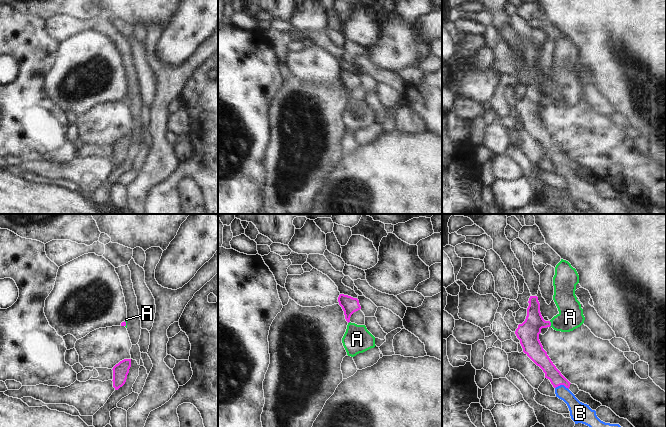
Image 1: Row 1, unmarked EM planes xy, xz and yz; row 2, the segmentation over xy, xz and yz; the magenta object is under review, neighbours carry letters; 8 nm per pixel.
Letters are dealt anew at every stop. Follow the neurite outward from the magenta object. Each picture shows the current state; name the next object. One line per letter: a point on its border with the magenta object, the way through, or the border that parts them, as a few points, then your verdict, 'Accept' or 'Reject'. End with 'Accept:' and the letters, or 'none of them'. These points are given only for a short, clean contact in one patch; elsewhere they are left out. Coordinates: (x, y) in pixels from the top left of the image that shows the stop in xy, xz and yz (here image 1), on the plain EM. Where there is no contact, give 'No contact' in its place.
A: Touches magenta at yz (550, 100). Boundary: yz (549, 97), (550, 102). Reject
B: Touches magenta at yz (562, 160). Path across: yz (542, 136), (562, 160), (562, 167), (578, 186). Accept
Accept: B.

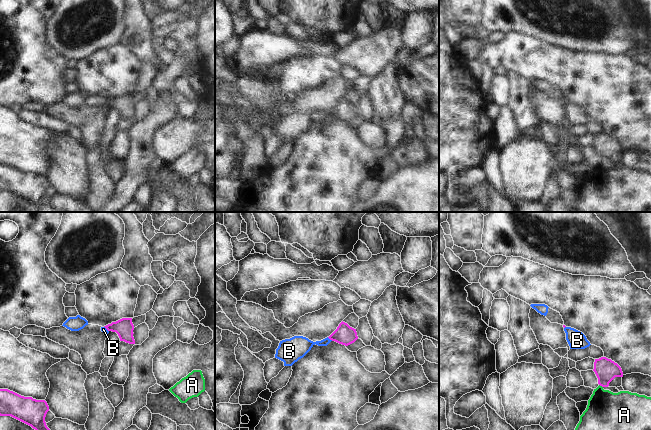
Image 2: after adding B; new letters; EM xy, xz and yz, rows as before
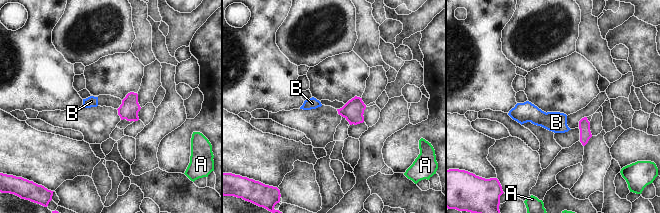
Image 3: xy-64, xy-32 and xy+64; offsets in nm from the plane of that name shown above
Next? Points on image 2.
A: Touches magenta at yz (601, 161). Reject
B: Touches magenta at xz (330, 115). Boundary: xz (327, 113), (332, 116). Reject
Accept: none of them.

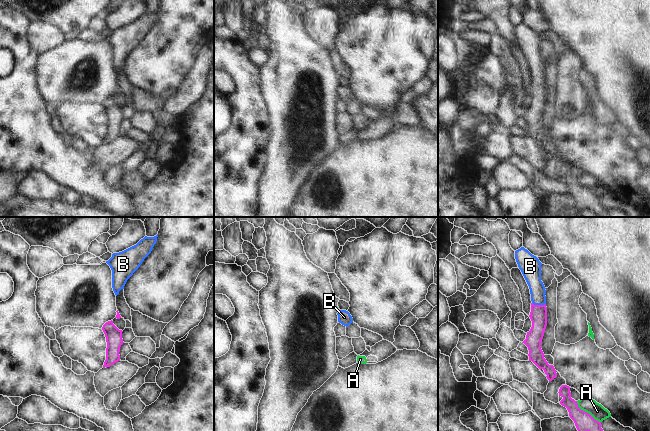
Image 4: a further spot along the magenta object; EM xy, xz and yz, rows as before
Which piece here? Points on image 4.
A: Touches magenta at yz (586, 188). Boundary: yz (576, 177), (581, 185), (600, 198). Reject
B: Touches magenta at yz (539, 81). Path across: yz (538, 91), (539, 81), (537, 63), (532, 51). Accept
Accept: B.

